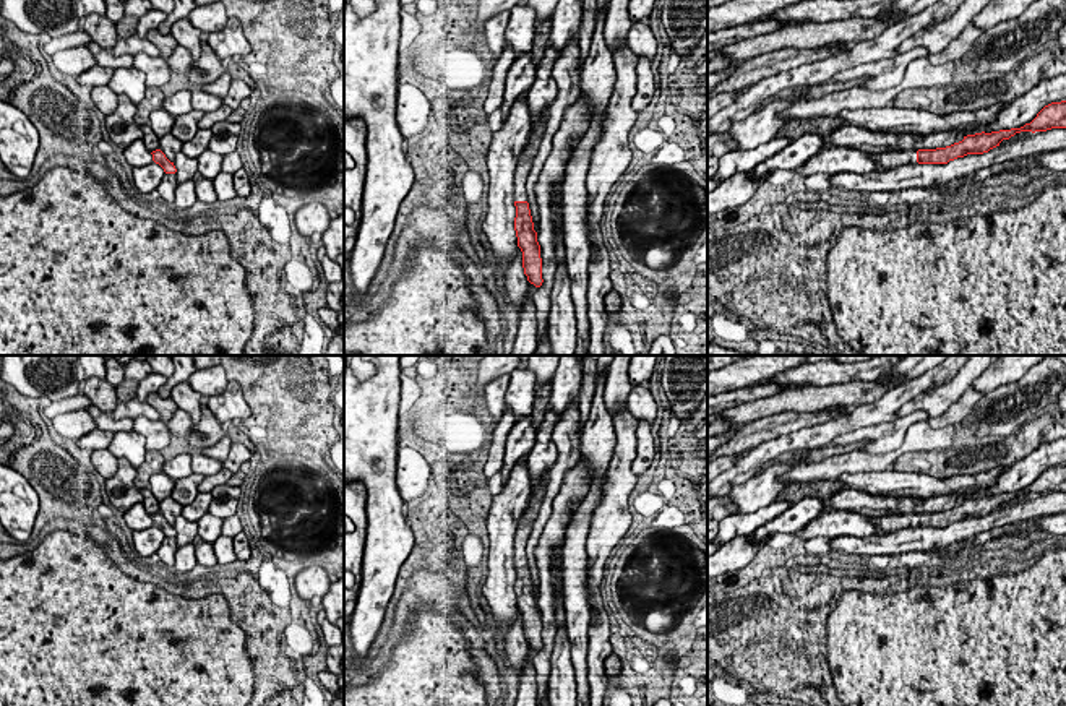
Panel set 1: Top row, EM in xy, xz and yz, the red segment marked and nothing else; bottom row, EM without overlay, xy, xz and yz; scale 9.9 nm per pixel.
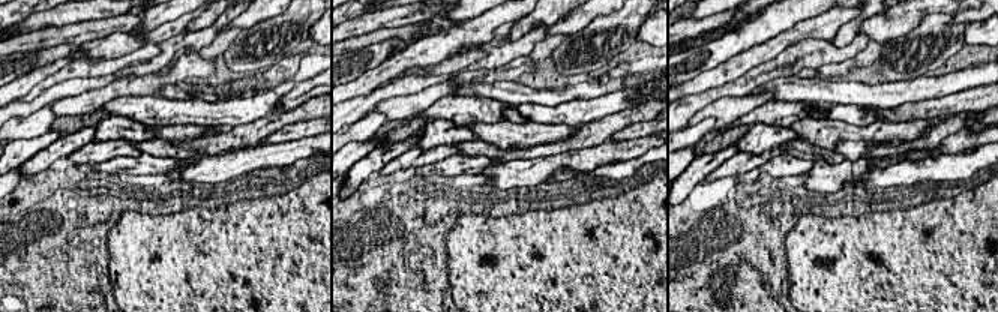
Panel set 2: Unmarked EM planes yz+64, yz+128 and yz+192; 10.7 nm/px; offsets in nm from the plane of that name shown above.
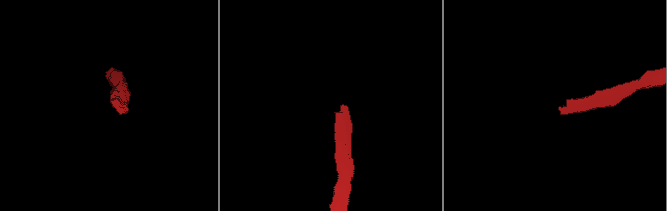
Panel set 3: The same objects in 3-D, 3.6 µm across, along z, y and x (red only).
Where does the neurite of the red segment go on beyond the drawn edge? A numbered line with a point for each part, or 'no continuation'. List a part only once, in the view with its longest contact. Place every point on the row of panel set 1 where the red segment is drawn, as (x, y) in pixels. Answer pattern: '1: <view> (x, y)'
1: xz (528, 154)

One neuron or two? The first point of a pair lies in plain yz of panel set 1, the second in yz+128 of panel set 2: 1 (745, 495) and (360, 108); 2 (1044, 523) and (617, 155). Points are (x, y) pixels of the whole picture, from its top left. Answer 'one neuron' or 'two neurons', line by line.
1: two neurons
2: one neuron

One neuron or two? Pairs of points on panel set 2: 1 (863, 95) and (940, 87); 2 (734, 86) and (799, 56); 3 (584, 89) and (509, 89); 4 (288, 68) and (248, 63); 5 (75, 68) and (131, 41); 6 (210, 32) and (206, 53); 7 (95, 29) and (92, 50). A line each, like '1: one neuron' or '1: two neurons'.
1: one neuron
2: one neuron
3: one neuron
4: two neurons
5: two neurons
6: two neurons
7: two neurons

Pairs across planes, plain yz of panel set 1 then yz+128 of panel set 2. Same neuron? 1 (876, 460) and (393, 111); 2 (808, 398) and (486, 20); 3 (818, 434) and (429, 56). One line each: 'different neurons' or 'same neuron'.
1: same neuron
2: different neurons
3: different neurons

